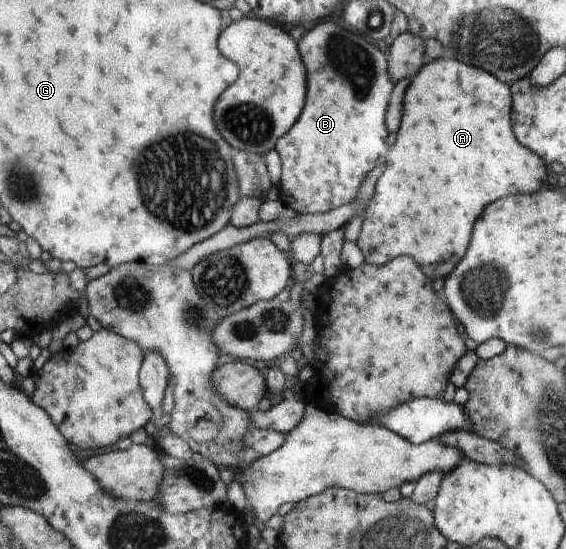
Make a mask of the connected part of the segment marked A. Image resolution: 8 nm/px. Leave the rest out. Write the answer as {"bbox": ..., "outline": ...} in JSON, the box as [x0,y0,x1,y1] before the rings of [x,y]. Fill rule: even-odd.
{"bbox":[356,59,547,279],"outline":[[[437,59],[437,61],[431,60],[427,65],[425,63],[421,66],[419,73],[412,78],[413,83],[407,86],[405,91],[405,97],[403,97],[403,119],[401,119],[401,129],[397,133],[397,141],[395,145],[389,149],[389,155],[385,157],[385,171],[383,175],[379,177],[377,181],[377,191],[374,196],[368,201],[366,208],[364,209],[362,228],[357,238],[356,244],[361,253],[364,255],[364,261],[370,264],[385,265],[392,261],[392,259],[399,258],[399,255],[409,255],[413,259],[417,259],[417,263],[421,263],[421,267],[429,269],[429,275],[433,275],[433,279],[437,277],[447,277],[453,267],[463,259],[465,251],[467,251],[467,245],[469,245],[469,239],[471,239],[471,229],[473,229],[473,223],[479,219],[481,211],[505,197],[505,195],[513,195],[513,193],[535,193],[541,189],[545,177],[547,177],[547,169],[545,169],[544,159],[539,159],[537,155],[533,155],[533,151],[529,151],[527,147],[521,147],[513,135],[513,129],[511,129],[511,91],[509,91],[509,85],[497,81],[491,73],[483,73],[481,69],[477,67],[469,67],[465,63],[459,63],[455,59]],[[437,265],[449,265],[447,271],[435,271]]]}

